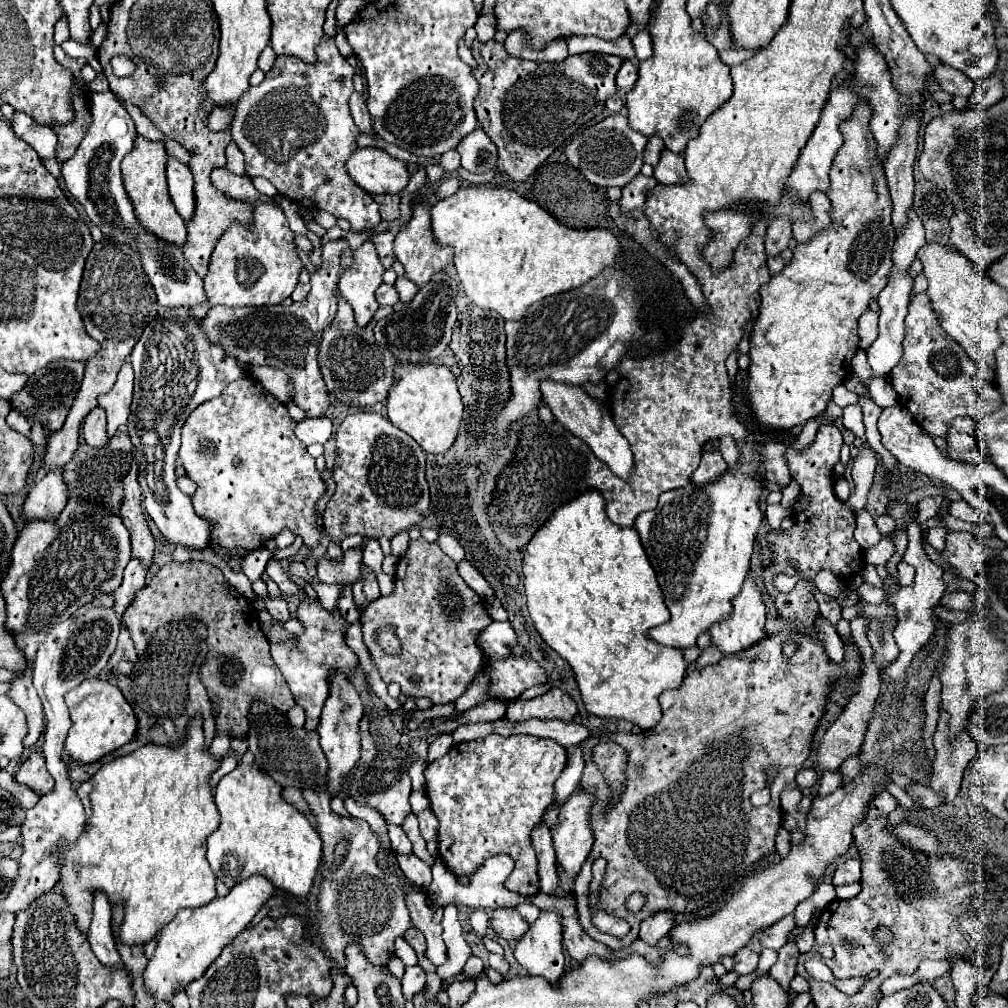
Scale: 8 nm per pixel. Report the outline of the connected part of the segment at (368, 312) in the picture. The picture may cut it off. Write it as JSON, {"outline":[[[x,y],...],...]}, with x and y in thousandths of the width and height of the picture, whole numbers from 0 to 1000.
{"outline":[[[361,239],[351,249],[349,265],[343,267],[335,279],[337,295],[345,303],[349,303],[353,322],[357,324],[363,324],[375,307],[375,299],[371,297],[371,287],[379,281],[379,271],[381,265],[373,253],[371,241]]]}

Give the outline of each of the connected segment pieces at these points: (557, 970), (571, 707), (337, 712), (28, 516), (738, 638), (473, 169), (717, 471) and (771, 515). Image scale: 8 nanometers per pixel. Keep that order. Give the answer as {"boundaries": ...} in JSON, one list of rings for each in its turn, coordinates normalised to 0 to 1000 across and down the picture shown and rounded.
{"boundaries":[[[[538,904],[530,918],[514,934],[510,949],[530,969],[540,969],[546,977],[554,977],[560,969],[558,916],[550,904]]],[[[546,684],[544,688],[526,693],[526,695],[506,695],[502,713],[504,715],[522,715],[522,713],[556,713],[556,715],[569,715],[571,711],[571,697],[567,691],[556,684]]],[[[329,668],[329,680],[327,680],[327,689],[325,695],[319,703],[317,709],[317,719],[315,719],[315,729],[317,729],[317,739],[323,747],[325,759],[327,759],[327,785],[333,787],[339,781],[341,769],[345,769],[351,761],[355,761],[355,753],[357,753],[357,725],[355,725],[355,717],[361,709],[361,699],[357,693],[357,688],[351,684],[351,680],[345,676],[345,672],[341,672],[341,668]]],[[[62,465],[50,467],[44,473],[36,475],[36,479],[32,481],[20,505],[20,513],[24,515],[24,519],[30,519],[32,515],[54,517],[63,505],[65,495],[67,491],[65,491],[65,481],[62,477]]],[[[746,572],[740,574],[734,590],[726,596],[726,600],[728,600],[726,610],[714,620],[708,620],[704,626],[706,640],[712,642],[716,650],[728,650],[738,644],[744,644],[746,640],[754,638],[760,632],[758,628],[760,604]]],[[[476,126],[464,132],[464,136],[456,140],[452,150],[458,156],[458,166],[466,172],[482,172],[492,166],[492,158],[494,158],[492,144]]],[[[700,447],[700,449],[696,449],[696,457],[694,457],[692,465],[687,469],[687,479],[698,481],[698,479],[712,477],[720,465],[722,465],[722,461],[716,455],[714,447]]],[[[762,501],[762,503],[760,503],[760,515],[762,515],[762,519],[764,519],[764,523],[766,523],[768,527],[774,527],[774,519],[776,519],[782,511],[784,511],[784,507],[778,505],[776,501]]]]}

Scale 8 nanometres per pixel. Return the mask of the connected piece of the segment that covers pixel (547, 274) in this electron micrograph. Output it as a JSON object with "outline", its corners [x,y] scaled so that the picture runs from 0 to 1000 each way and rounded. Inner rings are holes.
{"outline":[[[464,184],[454,191],[437,197],[427,207],[429,213],[429,235],[437,245],[450,247],[450,263],[454,269],[456,283],[462,295],[478,305],[490,307],[500,316],[514,318],[522,307],[550,291],[558,291],[575,285],[579,279],[591,275],[601,263],[607,263],[613,253],[613,237],[601,227],[567,227],[554,221],[534,201],[516,195],[512,189]]]}

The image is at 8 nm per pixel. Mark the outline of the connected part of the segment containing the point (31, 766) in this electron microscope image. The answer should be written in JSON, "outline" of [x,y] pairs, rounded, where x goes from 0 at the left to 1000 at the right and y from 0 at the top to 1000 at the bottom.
{"outline":[[[32,747],[30,753],[26,757],[22,757],[22,761],[14,769],[14,773],[18,777],[30,781],[40,791],[44,791],[46,787],[50,787],[54,783],[54,773],[52,773],[52,769],[48,767],[48,763],[44,759],[42,747]]]}

